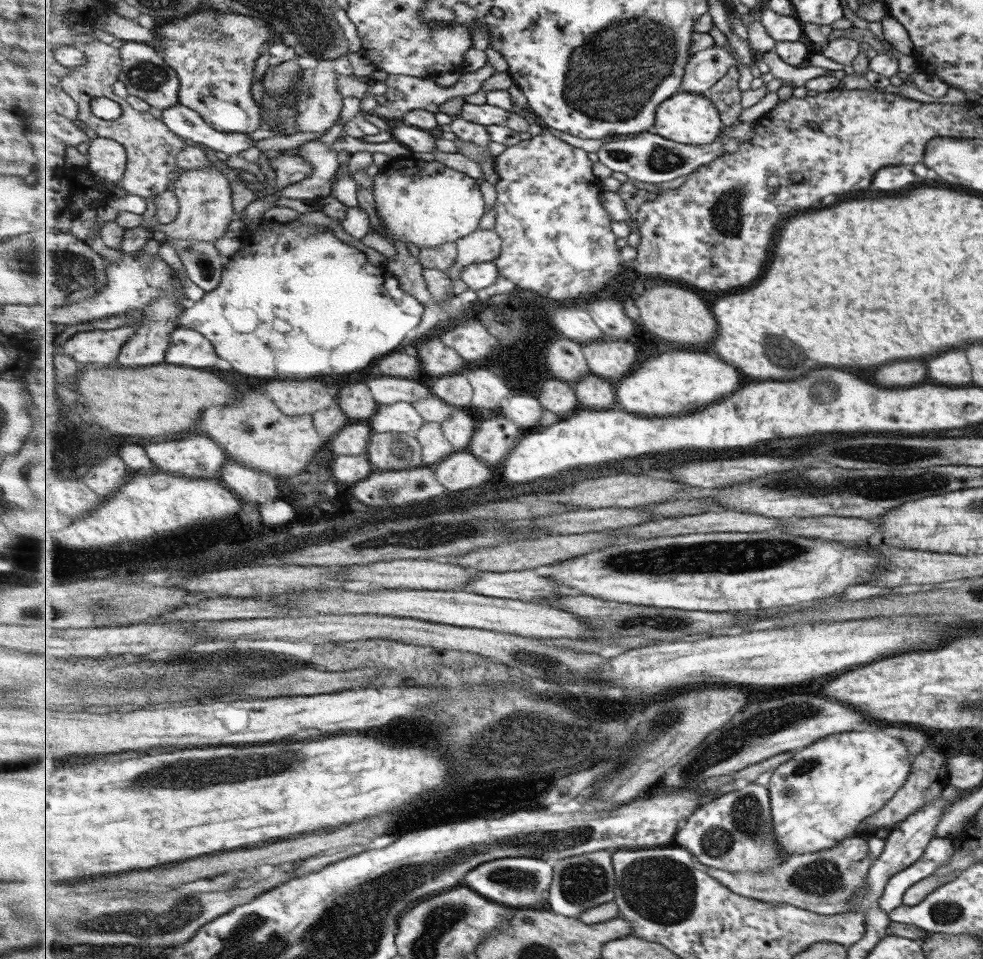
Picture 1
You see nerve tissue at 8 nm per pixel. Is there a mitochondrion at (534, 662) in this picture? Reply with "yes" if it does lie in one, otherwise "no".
yes

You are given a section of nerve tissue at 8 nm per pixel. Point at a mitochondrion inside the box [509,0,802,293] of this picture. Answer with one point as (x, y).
(613, 75)

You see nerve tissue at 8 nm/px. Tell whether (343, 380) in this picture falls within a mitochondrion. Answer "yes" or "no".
no

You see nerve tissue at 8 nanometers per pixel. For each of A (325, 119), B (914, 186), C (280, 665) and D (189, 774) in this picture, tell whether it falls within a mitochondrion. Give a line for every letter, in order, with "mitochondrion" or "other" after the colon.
A: other
B: other
C: other
D: mitochondrion

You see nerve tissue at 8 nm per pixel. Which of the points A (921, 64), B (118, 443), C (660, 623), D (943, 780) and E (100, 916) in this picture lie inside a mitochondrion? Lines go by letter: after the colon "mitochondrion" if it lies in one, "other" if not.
A: other
B: other
C: mitochondrion
D: other
E: mitochondrion

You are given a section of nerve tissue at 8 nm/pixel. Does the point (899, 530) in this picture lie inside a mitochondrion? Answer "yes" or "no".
no

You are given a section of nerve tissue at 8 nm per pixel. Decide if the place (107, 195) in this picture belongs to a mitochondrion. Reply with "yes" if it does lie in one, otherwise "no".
no

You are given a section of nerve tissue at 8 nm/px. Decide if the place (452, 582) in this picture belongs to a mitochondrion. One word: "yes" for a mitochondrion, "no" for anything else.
no

